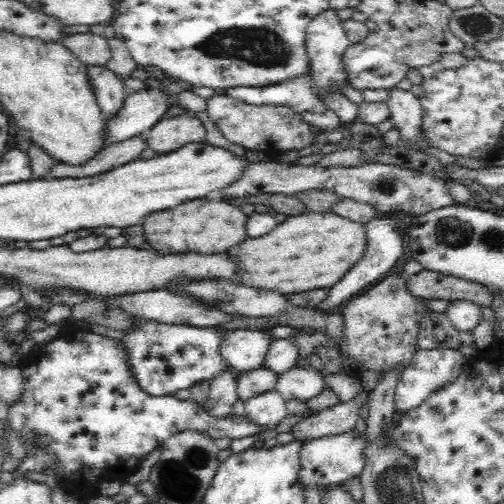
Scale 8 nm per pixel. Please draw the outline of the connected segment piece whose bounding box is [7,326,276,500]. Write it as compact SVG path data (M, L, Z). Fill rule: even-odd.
M76 326L60 329L52 340L34 346L19 365L25 380L24 390L20 402L10 406L8 422L18 436L22 436L26 452L30 452L30 446L39 444L44 452L55 458L53 470L60 488L81 500L94 497L101 482L126 481L149 452L160 448L167 438L180 432L198 431L216 440L224 437L244 438L276 429L276 426L260 426L241 415L230 414L222 418L210 416L202 405L190 399L181 401L174 395L151 396L140 388L136 377L130 373L128 353L118 345L114 336L100 336Z

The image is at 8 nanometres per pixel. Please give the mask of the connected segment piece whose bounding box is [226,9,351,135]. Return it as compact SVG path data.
M328 9L324 12L315 16L306 28L305 45L306 51L308 51L308 59L310 59L310 74L304 74L304 76L298 76L298 78L290 78L280 82L280 84L274 84L270 86L262 87L252 87L246 86L244 88L228 88L226 94L232 98L241 100L250 105L270 105L270 106L287 106L294 109L306 124L315 126L320 129L325 135L335 132L342 122L335 112L332 112L326 105L321 101L321 94L326 91L326 93L339 93L334 90L336 86L346 86L349 85L344 70L344 63L342 62L343 52L351 45L351 42L347 39L346 33L342 28L342 19L338 17L338 14L334 9Z

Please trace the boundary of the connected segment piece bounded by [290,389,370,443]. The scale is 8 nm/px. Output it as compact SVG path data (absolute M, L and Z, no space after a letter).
M363 389L350 403L339 402L332 408L303 418L292 427L292 436L296 442L304 443L314 438L351 432L358 420L359 410L368 404L369 392Z

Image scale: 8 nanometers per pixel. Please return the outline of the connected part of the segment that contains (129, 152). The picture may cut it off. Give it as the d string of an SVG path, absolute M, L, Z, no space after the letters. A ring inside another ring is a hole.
M145 135L123 140L112 145L106 145L96 156L80 166L67 166L66 164L55 164L48 179L80 179L96 176L104 172L111 172L124 164L135 161L148 147Z

